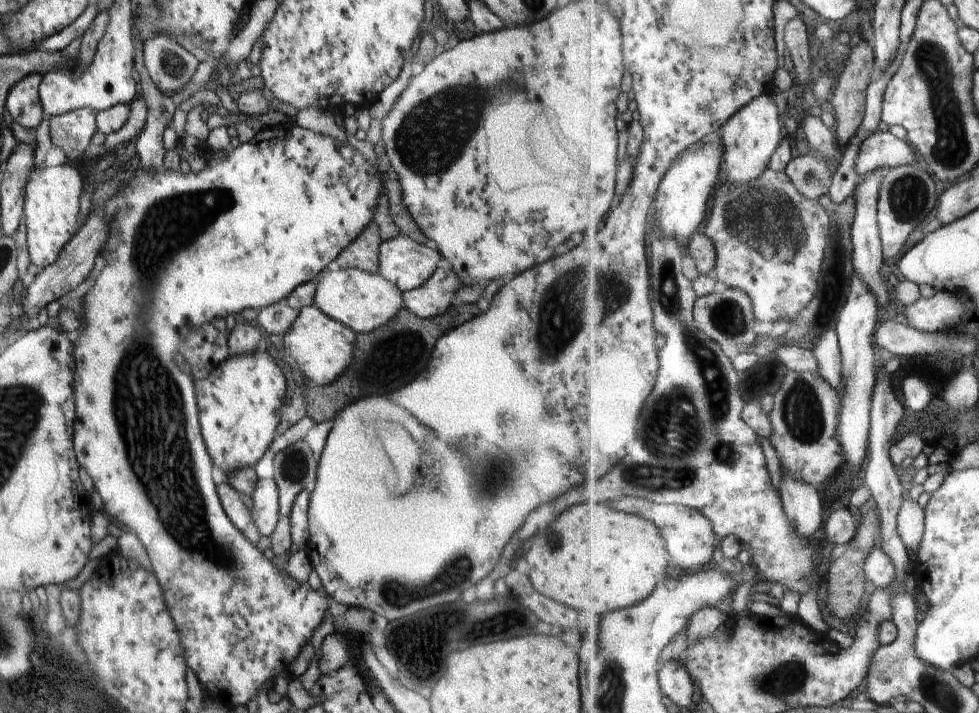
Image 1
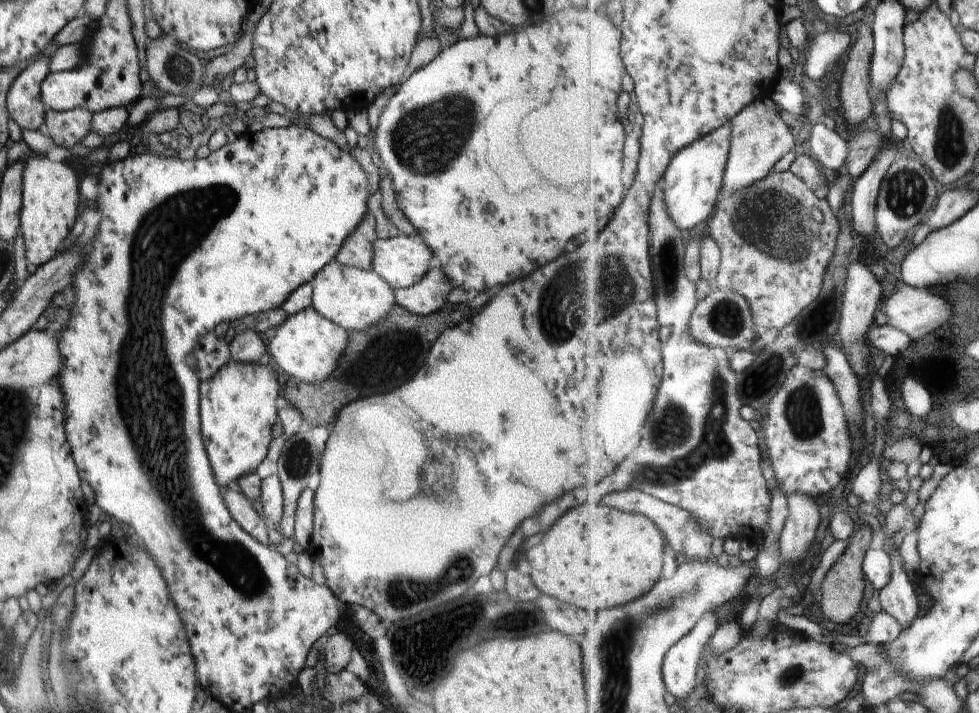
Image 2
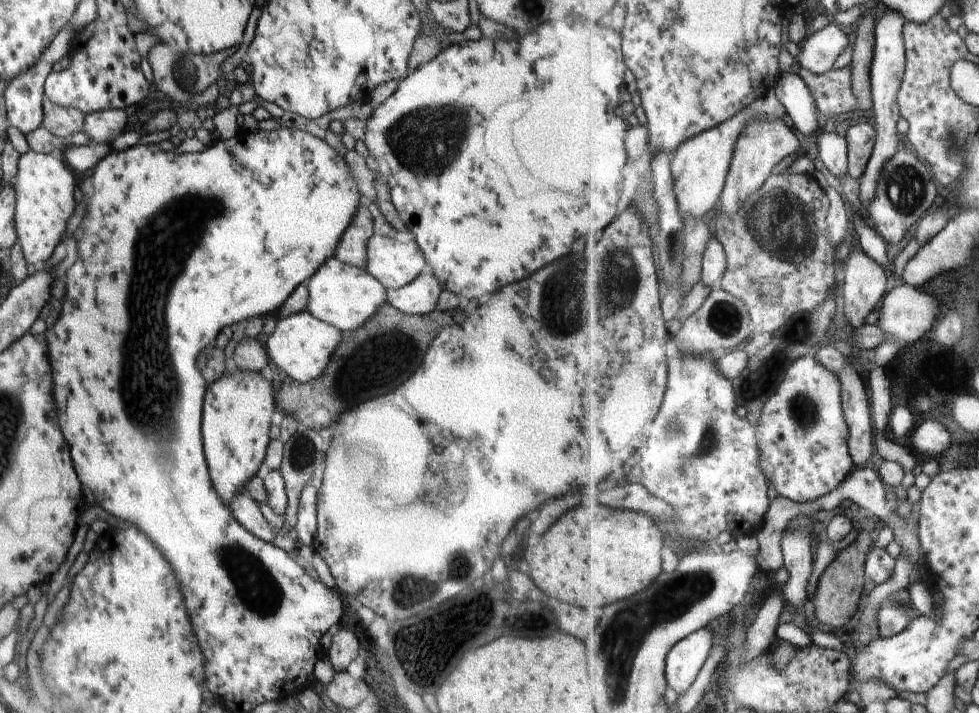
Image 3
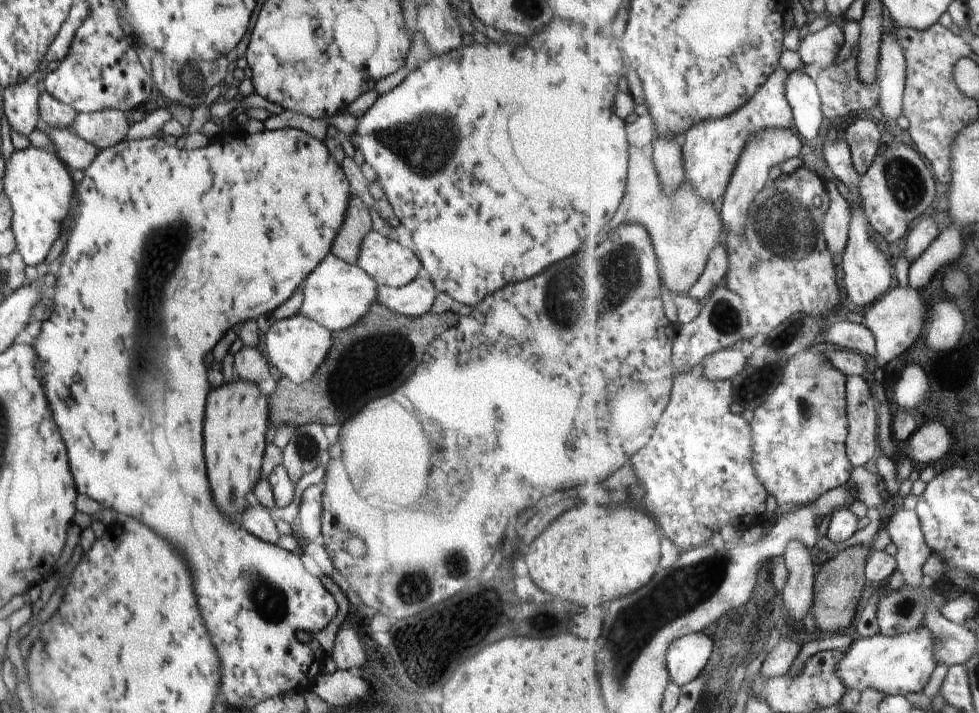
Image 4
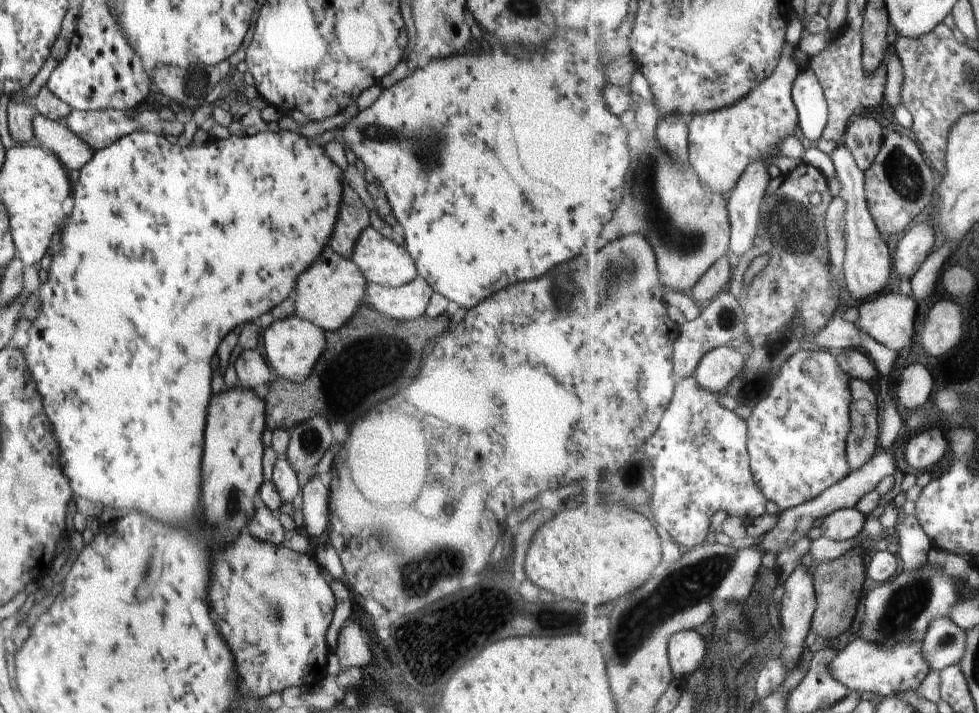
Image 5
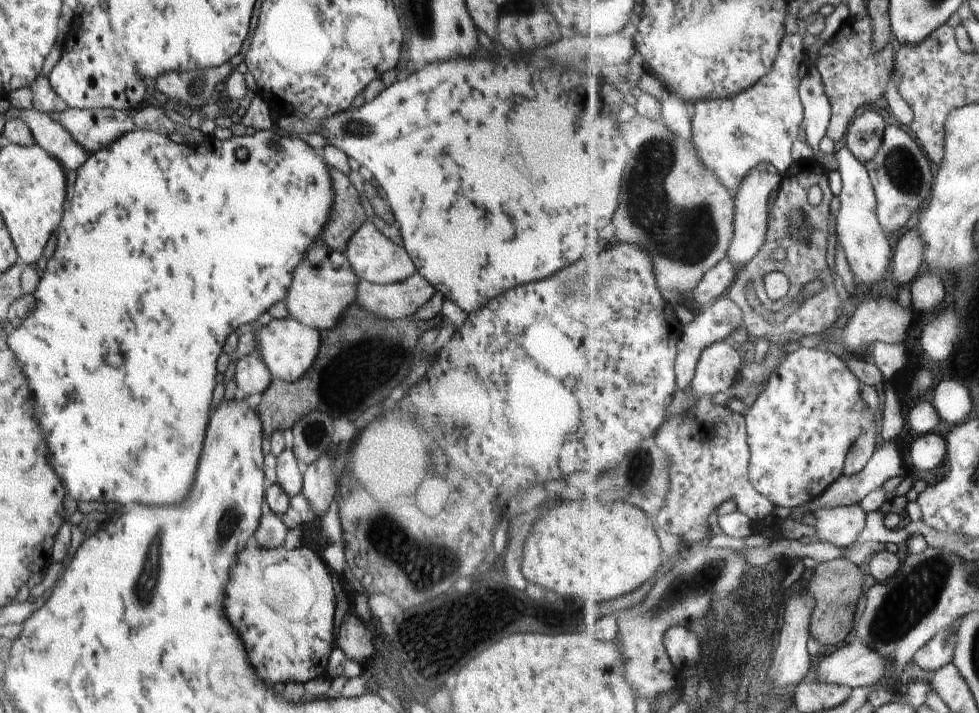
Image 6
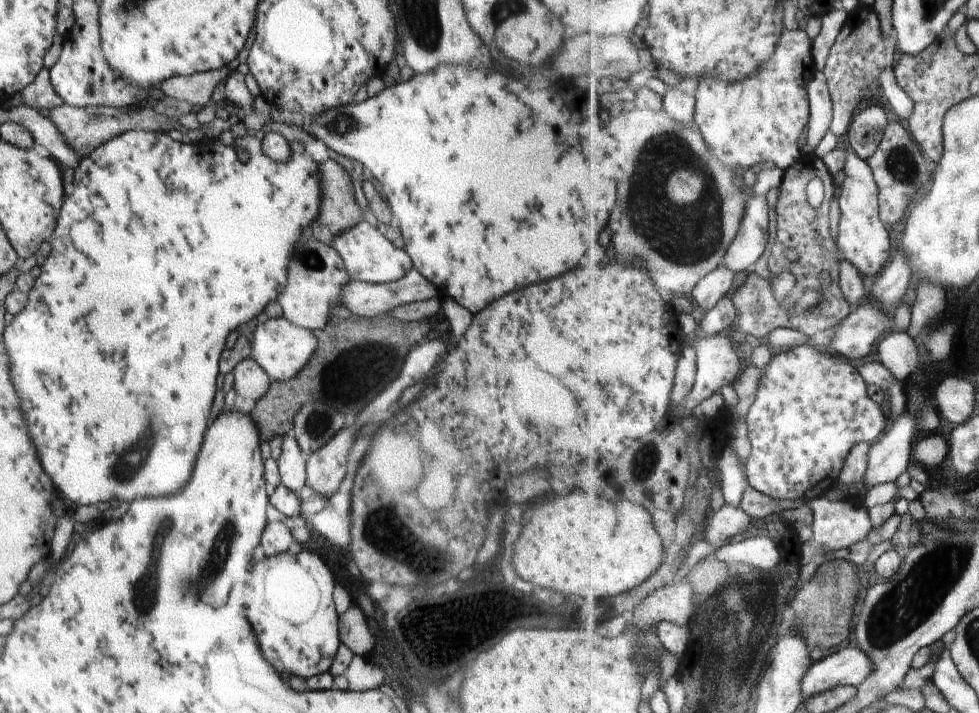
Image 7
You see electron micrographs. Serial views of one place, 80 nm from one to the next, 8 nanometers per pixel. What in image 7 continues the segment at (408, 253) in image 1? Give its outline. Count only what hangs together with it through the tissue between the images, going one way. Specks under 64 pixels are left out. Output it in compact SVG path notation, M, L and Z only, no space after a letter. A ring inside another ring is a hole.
M364 220L350 230L338 235L332 244L345 262L345 269L352 281L365 283L393 283L413 269L412 259L404 249L394 246L375 226Z

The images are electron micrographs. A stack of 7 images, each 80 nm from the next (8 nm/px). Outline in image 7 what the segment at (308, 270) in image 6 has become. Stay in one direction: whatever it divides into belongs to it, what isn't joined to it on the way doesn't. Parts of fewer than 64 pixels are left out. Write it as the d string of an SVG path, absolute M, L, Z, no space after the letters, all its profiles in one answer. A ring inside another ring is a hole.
M310 228L304 229L302 240L296 243L294 258L287 270L287 285L277 296L283 316L292 324L309 331L323 329L328 324L331 310L340 307L343 288L350 280L345 262L334 247L320 242Z

